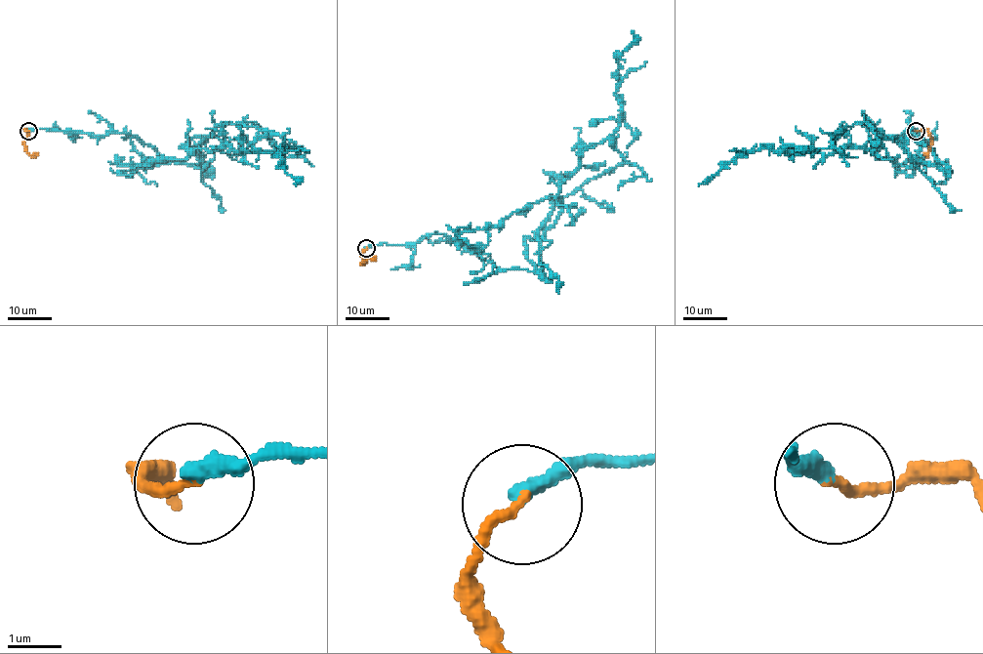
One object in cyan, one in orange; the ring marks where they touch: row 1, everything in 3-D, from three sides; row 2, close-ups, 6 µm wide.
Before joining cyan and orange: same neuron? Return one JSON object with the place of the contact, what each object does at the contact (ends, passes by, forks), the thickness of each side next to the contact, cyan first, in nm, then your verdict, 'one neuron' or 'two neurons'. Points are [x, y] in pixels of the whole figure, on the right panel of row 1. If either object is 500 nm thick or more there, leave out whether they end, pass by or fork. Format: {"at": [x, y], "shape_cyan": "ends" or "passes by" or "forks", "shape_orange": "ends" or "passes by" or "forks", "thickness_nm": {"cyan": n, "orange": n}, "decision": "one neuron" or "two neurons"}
{"at": [916, 131], "shape_cyan": "ends", "shape_orange": "ends", "thickness_nm": {"cyan": 320, "orange": 200}, "decision": "one neuron"}

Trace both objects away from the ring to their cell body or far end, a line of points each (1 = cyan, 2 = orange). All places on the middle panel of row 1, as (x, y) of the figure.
1: (366, 249), (443, 233), (481, 252), (488, 227), (555, 194), (580, 148), (619, 124), (618, 59), (633, 30)
2: (366, 249), (363, 252), (365, 262), (361, 263), (368, 258), (375, 260)

